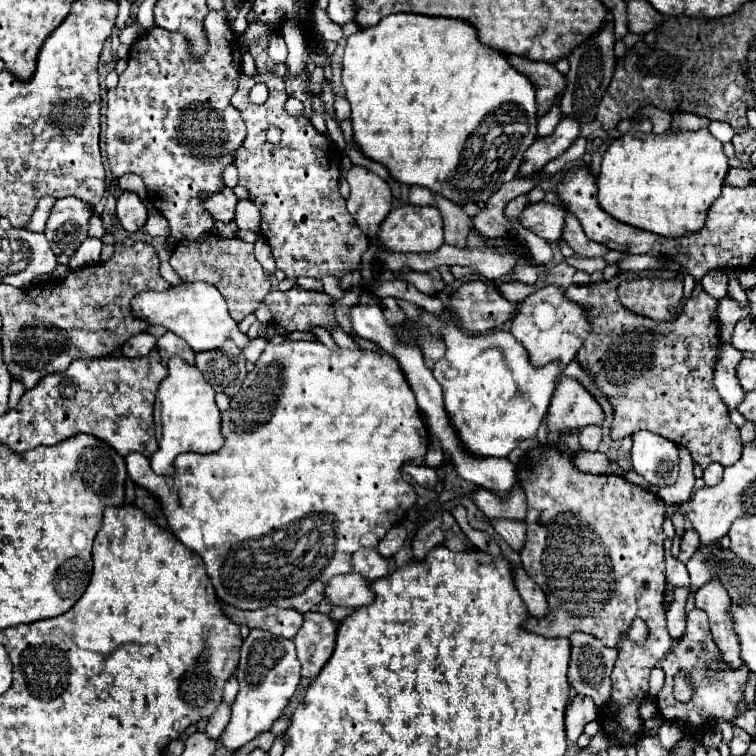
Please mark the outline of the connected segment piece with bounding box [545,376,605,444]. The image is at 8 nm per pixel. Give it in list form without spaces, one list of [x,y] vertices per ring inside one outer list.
[[[561,376],[553,392],[547,412],[549,442],[557,442],[557,436],[565,428],[585,428],[589,424],[601,424],[605,418],[601,404],[595,396],[571,376]]]

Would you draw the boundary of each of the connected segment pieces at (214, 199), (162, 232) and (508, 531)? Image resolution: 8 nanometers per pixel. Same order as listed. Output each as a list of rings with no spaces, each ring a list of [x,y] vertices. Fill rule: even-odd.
[[[225,186],[221,192],[213,194],[213,196],[205,196],[207,210],[215,216],[215,220],[223,220],[223,222],[233,220],[237,202],[239,202],[239,200],[237,200],[233,188],[227,188],[227,186]]]
[[[149,208],[149,216],[145,222],[145,230],[151,236],[169,236],[169,226],[165,222],[165,218],[161,218],[161,214],[155,208]]]
[[[490,520],[490,522],[499,532],[499,536],[513,550],[521,550],[521,546],[525,542],[525,522],[517,522],[517,520]]]

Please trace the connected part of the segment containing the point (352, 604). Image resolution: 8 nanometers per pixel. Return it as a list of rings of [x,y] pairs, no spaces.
[[[345,574],[331,578],[325,586],[325,598],[331,606],[345,606],[345,608],[359,608],[373,602],[369,582],[365,582],[359,574]]]

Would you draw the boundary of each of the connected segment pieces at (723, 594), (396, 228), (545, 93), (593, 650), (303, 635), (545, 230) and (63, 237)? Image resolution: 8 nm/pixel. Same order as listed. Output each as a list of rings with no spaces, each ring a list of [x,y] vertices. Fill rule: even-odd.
[[[711,578],[705,586],[701,586],[695,592],[695,604],[697,604],[697,608],[707,612],[713,640],[717,642],[725,662],[731,668],[737,668],[743,664],[743,660],[739,654],[741,644],[739,644],[737,632],[735,632],[735,622],[729,616],[731,614],[729,602],[731,602],[731,596],[727,594],[727,590],[719,578]]]
[[[397,206],[381,222],[379,240],[389,252],[435,252],[443,244],[443,220],[435,206]]]
[[[509,56],[509,62],[513,62],[517,70],[533,78],[533,84],[537,86],[537,114],[543,116],[551,108],[551,104],[557,100],[557,96],[565,92],[567,88],[565,74],[561,74],[549,62],[535,62],[523,56]]]
[[[573,632],[569,682],[579,694],[593,698],[597,708],[603,708],[611,698],[611,670],[617,658],[617,648],[603,646],[595,636]]]
[[[305,612],[303,626],[293,638],[303,678],[317,678],[335,648],[335,622],[327,614]]]
[[[545,200],[531,204],[521,214],[521,224],[547,242],[559,242],[565,228],[567,210]]]
[[[59,198],[49,212],[45,236],[51,250],[71,256],[73,250],[87,238],[87,224],[93,208],[77,198]]]

